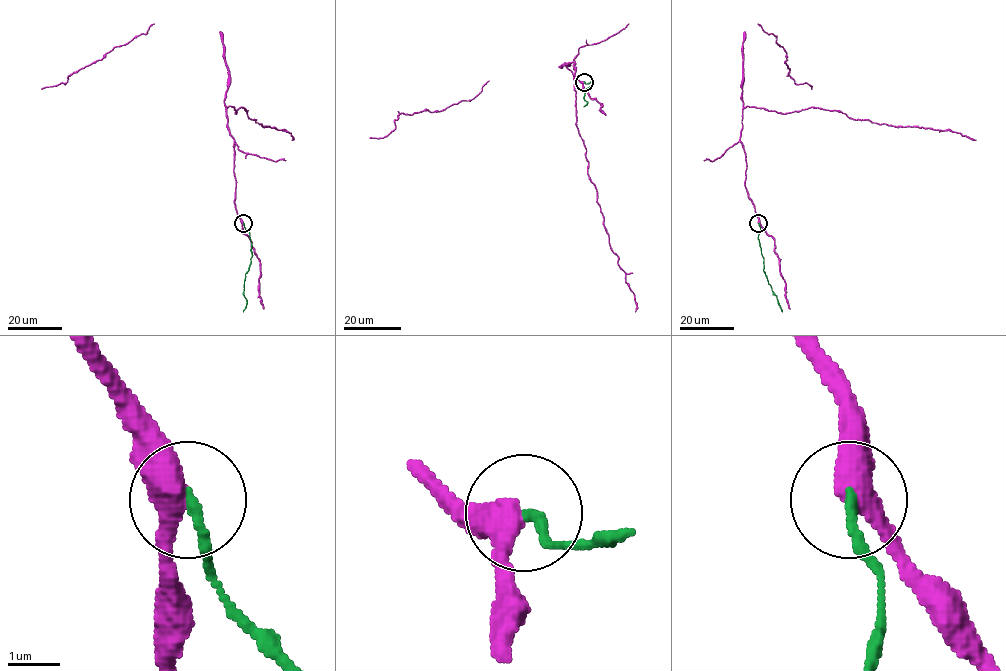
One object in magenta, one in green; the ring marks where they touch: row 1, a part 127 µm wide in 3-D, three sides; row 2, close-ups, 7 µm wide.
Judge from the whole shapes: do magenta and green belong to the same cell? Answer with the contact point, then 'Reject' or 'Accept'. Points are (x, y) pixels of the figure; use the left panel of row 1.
Place: (243, 223). Reject

